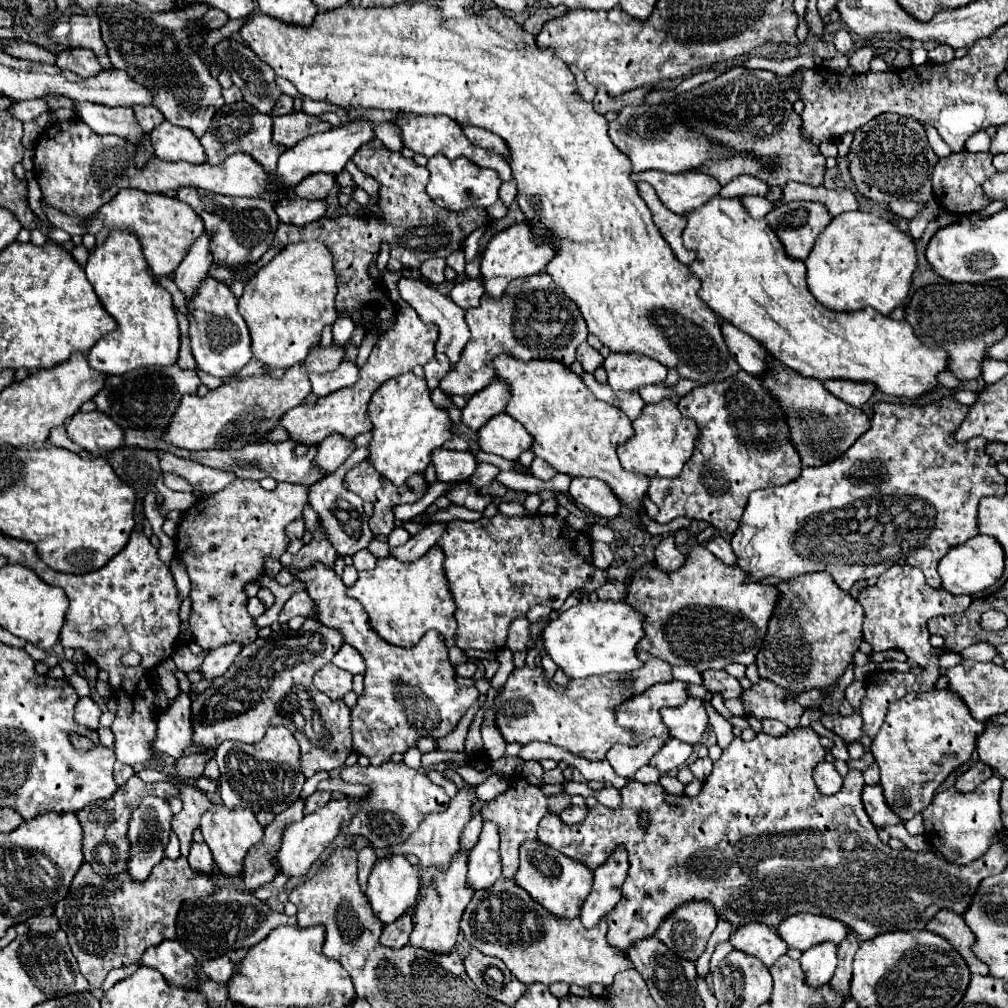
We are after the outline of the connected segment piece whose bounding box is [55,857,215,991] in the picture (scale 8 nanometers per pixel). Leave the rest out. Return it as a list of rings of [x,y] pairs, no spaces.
[[[165,857],[165,861],[155,865],[147,881],[135,881],[129,873],[99,877],[85,863],[77,871],[67,897],[55,905],[55,917],[67,933],[81,975],[89,981],[91,991],[95,991],[101,989],[111,969],[127,967],[139,961],[147,947],[175,939],[175,919],[181,903],[187,897],[207,897],[213,889],[213,879],[195,873],[185,857],[175,861]]]

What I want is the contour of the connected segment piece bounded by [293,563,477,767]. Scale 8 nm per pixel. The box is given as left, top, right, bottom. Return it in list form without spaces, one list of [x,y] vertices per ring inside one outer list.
[[[317,563],[293,577],[303,581],[305,591],[317,607],[317,619],[327,627],[339,629],[345,643],[355,647],[367,663],[365,691],[351,709],[353,751],[367,755],[371,765],[377,767],[389,761],[389,755],[415,747],[419,737],[445,737],[457,727],[467,709],[477,701],[477,687],[459,687],[455,683],[455,669],[447,659],[447,647],[439,633],[427,631],[419,645],[399,649],[371,631],[367,613],[359,601],[345,593],[347,587],[333,569]]]

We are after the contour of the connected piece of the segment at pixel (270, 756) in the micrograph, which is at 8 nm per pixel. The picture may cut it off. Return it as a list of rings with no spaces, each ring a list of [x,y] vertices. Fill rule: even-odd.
[[[269,727],[265,737],[251,745],[223,741],[213,757],[221,771],[219,795],[223,805],[229,809],[243,807],[253,809],[253,813],[271,811],[279,815],[301,795],[305,777],[301,773],[299,763],[299,743],[285,727]],[[245,753],[251,755],[253,759],[245,759]]]

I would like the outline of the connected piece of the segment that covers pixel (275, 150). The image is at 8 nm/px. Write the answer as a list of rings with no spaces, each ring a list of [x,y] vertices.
[[[245,101],[223,105],[215,113],[207,133],[201,139],[201,145],[203,145],[207,161],[211,165],[219,165],[231,153],[243,151],[243,153],[249,153],[257,163],[261,163],[265,167],[265,171],[275,171],[277,169],[277,159],[285,151],[285,147],[279,147],[271,141],[271,115],[259,113],[253,105],[247,105]]]

